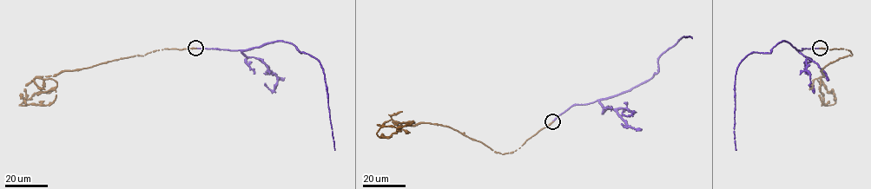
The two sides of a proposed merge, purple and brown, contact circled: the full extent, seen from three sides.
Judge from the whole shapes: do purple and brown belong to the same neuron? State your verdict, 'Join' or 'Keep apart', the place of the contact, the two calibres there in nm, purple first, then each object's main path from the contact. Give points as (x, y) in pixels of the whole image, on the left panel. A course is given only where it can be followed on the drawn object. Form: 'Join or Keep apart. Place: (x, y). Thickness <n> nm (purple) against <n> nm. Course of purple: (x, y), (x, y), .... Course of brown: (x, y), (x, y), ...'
Keep apart. Place: (195, 48). Thickness 300 nm (purple) against 240 nm. Course of purple: (195, 48), (244, 50), (276, 41), (287, 42), (300, 53), (315, 58), (324, 75), (334, 150). Course of brown: (195, 48), (156, 50), (90, 68), (62, 70), (45, 79), (42, 88), (19, 105), (50, 104), (56, 94)

